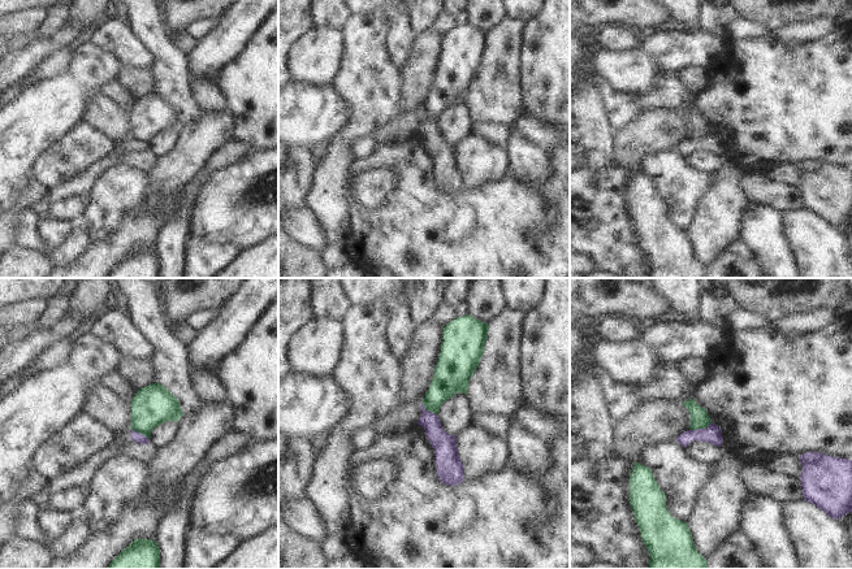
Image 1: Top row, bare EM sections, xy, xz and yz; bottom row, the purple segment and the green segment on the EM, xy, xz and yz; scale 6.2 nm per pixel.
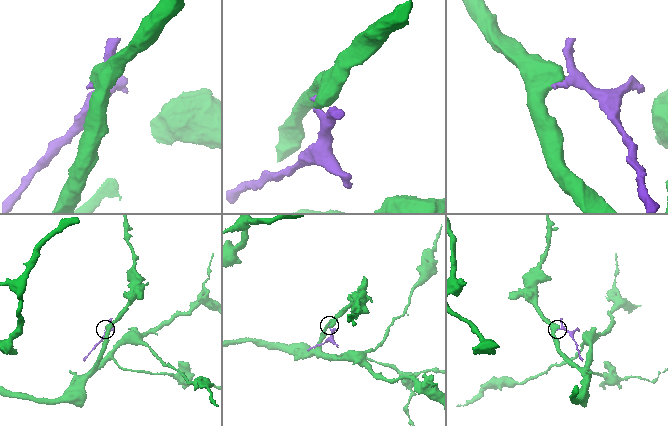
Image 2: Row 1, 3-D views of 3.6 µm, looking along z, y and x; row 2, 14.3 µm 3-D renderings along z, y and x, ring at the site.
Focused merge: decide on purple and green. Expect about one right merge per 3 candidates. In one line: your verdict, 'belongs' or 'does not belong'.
does not belong

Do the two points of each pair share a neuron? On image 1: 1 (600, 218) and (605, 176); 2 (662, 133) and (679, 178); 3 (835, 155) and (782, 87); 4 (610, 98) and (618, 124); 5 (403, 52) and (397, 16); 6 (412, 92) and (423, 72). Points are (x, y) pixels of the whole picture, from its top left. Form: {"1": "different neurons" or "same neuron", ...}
{"1": "same neuron", "2": "different neurons", "3": "same neuron", "4": "same neuron", "5": "same neuron", "6": "same neuron"}

